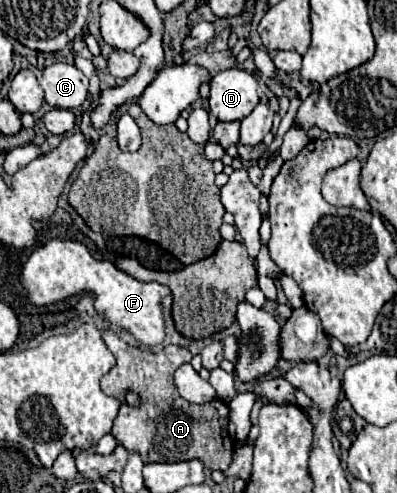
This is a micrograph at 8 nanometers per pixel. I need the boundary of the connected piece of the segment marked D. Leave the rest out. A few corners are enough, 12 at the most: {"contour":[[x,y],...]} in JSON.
{"contour":[[240,68],[210,80],[210,114],[220,122],[246,118],[258,82]]}

